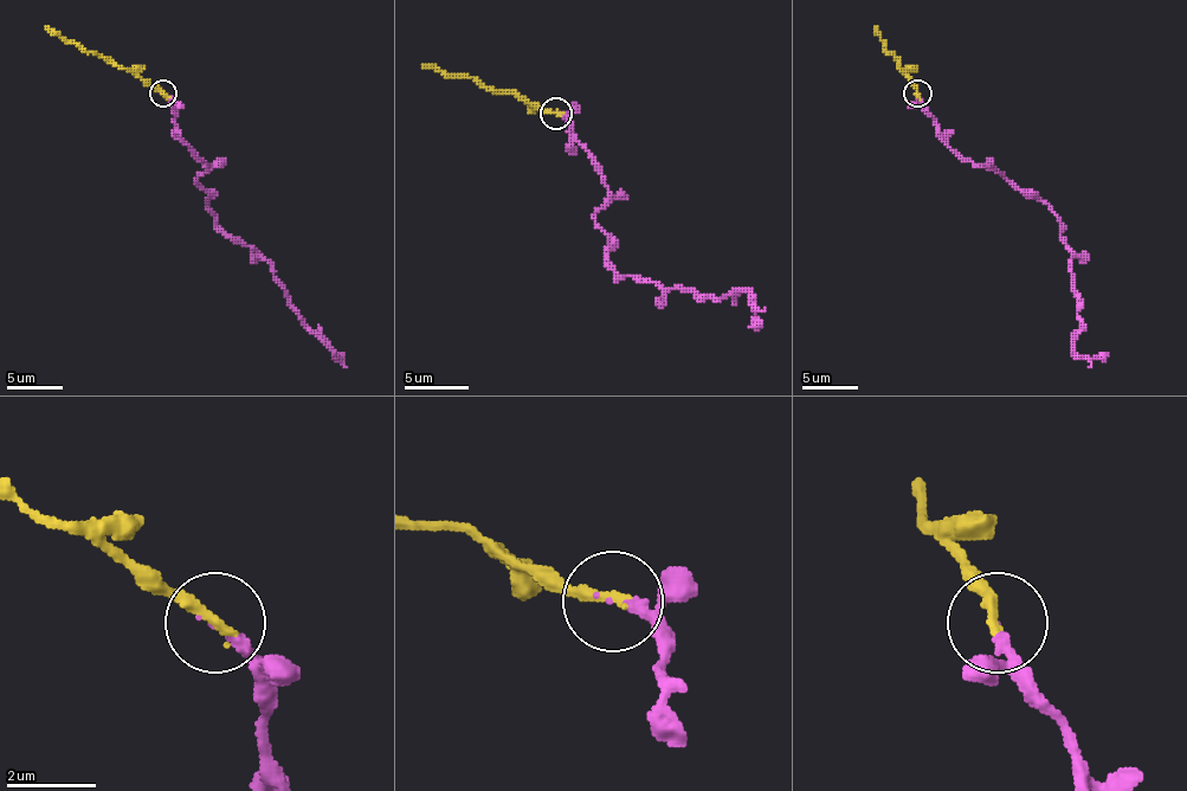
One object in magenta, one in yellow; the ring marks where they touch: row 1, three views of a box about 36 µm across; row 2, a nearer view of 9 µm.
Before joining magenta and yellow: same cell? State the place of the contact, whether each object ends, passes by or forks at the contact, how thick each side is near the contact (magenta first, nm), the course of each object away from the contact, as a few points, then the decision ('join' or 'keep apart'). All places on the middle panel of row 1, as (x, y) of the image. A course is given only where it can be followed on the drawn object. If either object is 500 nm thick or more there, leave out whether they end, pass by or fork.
(556, 114) | magenta ends | yellow ends | 240/280 nm | magenta via (556, 113), (599, 167), (608, 267), (620, 278), (714, 298), (749, 291), (759, 330) | yellow via (556, 113), (537, 109), (518, 94), (490, 90), (470, 77), (445, 77), (423, 64) | join

